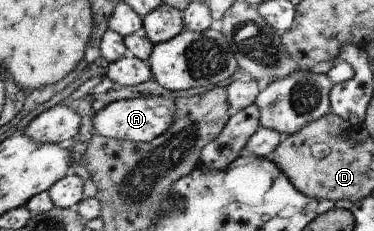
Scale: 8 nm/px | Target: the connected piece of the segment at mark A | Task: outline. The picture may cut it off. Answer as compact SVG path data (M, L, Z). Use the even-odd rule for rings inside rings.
M135 96L132 99L121 99L95 112L91 126L95 135L113 140L126 140L134 143L146 143L163 134L173 120L175 105L169 98L161 96Z

